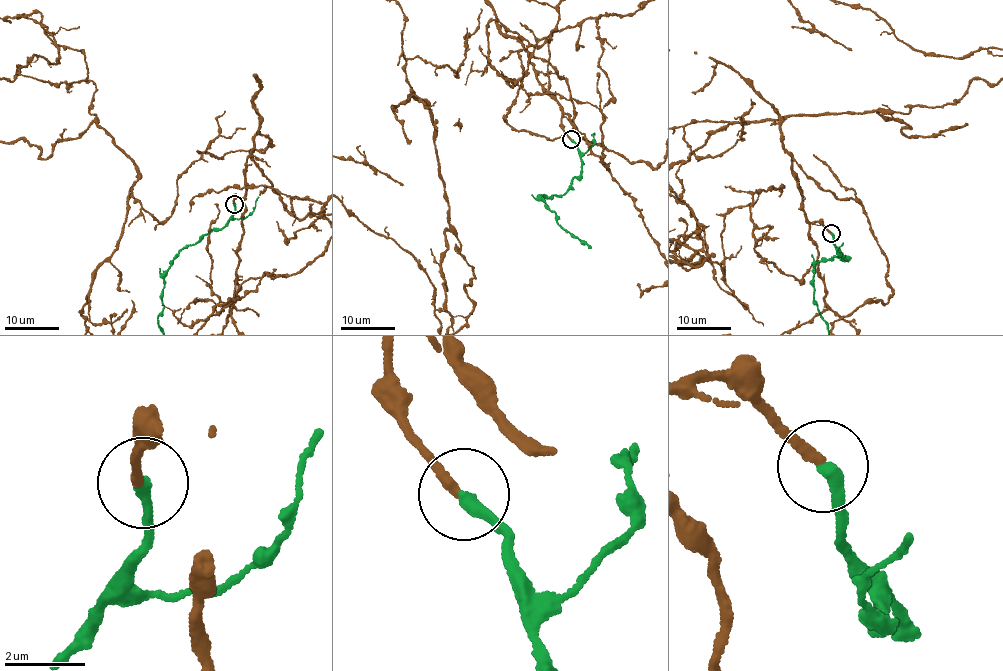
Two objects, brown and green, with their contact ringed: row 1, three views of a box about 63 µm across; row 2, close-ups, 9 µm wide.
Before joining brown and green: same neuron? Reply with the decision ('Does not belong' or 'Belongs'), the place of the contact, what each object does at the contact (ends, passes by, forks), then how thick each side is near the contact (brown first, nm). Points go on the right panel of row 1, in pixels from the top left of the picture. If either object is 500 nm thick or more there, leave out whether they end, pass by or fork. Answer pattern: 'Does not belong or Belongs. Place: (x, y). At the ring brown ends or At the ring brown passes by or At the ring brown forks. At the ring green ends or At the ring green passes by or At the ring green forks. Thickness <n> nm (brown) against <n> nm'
Belongs. Place: (831, 233). At the ring brown ends. At the ring green ends. Thickness 240 nm (brown) against 320 nm

